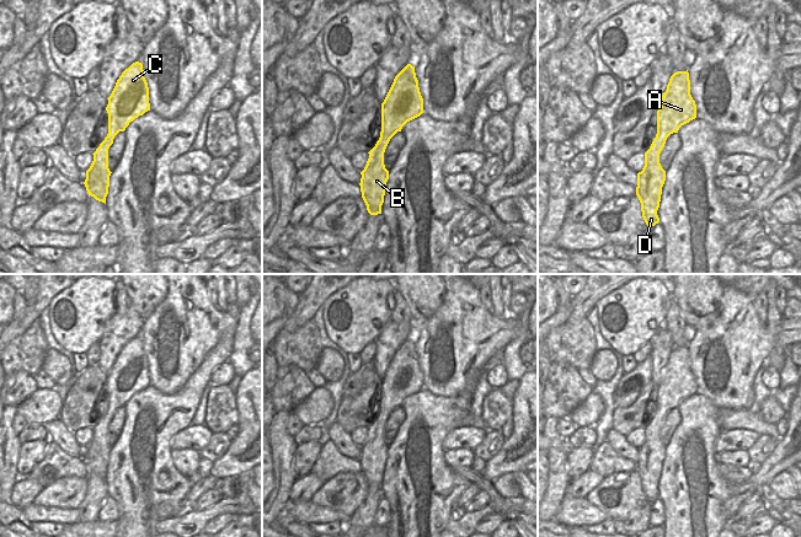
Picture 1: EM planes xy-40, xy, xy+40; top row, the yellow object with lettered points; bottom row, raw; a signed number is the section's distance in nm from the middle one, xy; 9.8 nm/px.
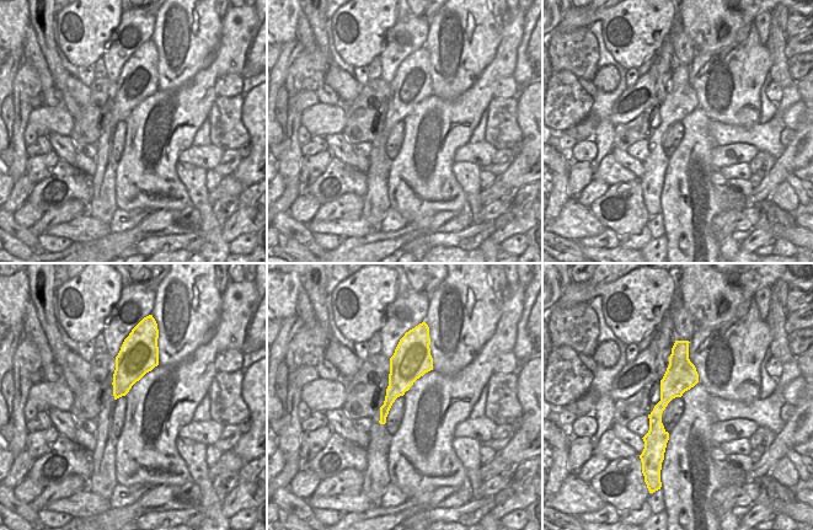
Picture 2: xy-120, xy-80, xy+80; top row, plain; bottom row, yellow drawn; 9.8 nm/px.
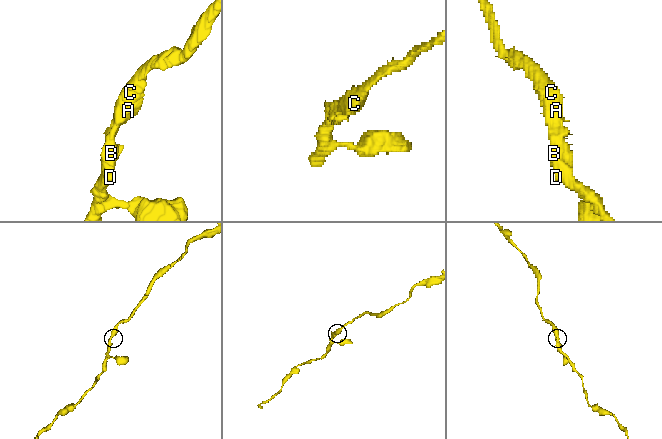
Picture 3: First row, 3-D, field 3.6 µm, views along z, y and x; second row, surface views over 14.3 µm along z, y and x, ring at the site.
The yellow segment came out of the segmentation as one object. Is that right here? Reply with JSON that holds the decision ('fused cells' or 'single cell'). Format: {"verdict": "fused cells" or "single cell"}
{"verdict": "single cell"}

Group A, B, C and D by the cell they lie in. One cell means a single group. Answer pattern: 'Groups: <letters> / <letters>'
Groups: A B C D

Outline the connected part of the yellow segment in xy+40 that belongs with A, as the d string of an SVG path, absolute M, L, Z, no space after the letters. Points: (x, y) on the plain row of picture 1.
M677 347L671 351L667 365L662 370L661 382L657 386L657 409L645 428L645 441L637 449L636 471L641 478L642 493L650 503L660 498L657 485L666 456L660 429L667 413L695 393L696 380L690 370L689 348Z

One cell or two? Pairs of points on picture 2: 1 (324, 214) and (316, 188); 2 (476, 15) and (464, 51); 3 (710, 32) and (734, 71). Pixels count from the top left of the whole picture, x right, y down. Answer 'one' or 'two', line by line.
1: two
2: one
3: two

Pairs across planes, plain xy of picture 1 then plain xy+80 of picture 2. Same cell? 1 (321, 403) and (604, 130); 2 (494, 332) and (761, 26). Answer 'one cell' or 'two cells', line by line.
1: two cells
2: two cells

